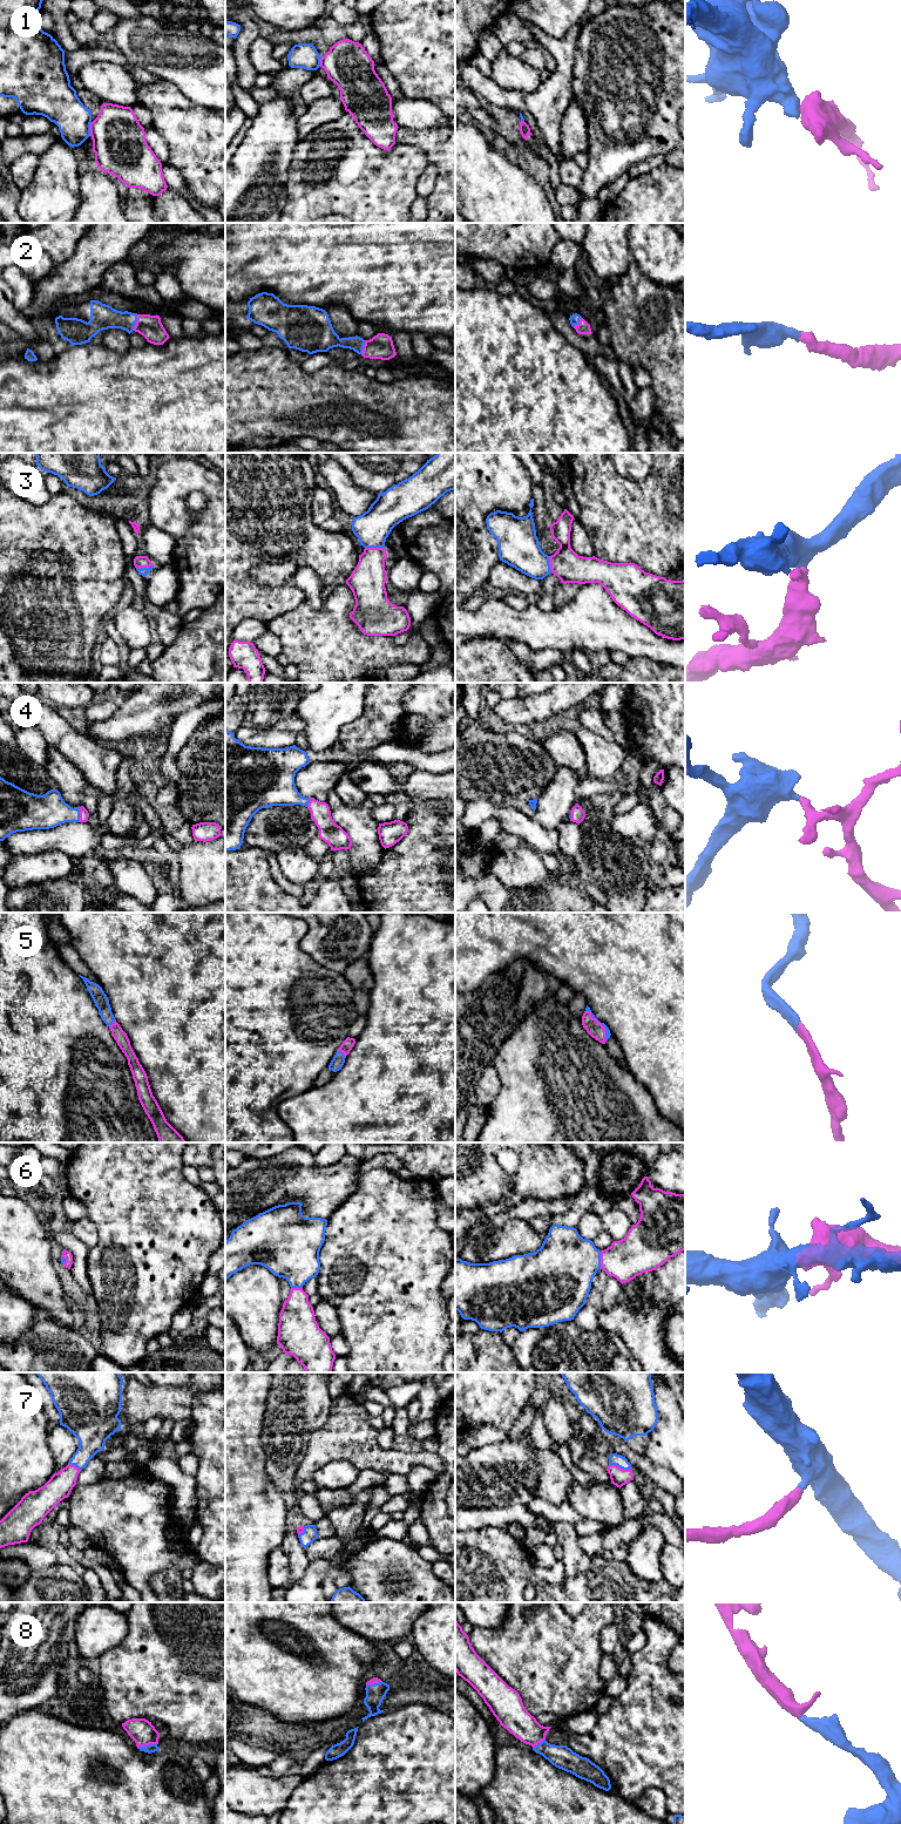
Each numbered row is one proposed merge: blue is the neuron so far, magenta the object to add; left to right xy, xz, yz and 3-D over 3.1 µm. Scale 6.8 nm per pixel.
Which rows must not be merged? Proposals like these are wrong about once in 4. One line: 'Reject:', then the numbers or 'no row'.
Reject: 1

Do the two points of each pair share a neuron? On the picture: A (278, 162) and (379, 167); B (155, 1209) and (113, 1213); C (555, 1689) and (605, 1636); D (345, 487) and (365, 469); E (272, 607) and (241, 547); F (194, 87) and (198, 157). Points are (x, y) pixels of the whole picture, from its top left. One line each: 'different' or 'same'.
A: different
B: same
C: different
D: different
E: same
F: different

